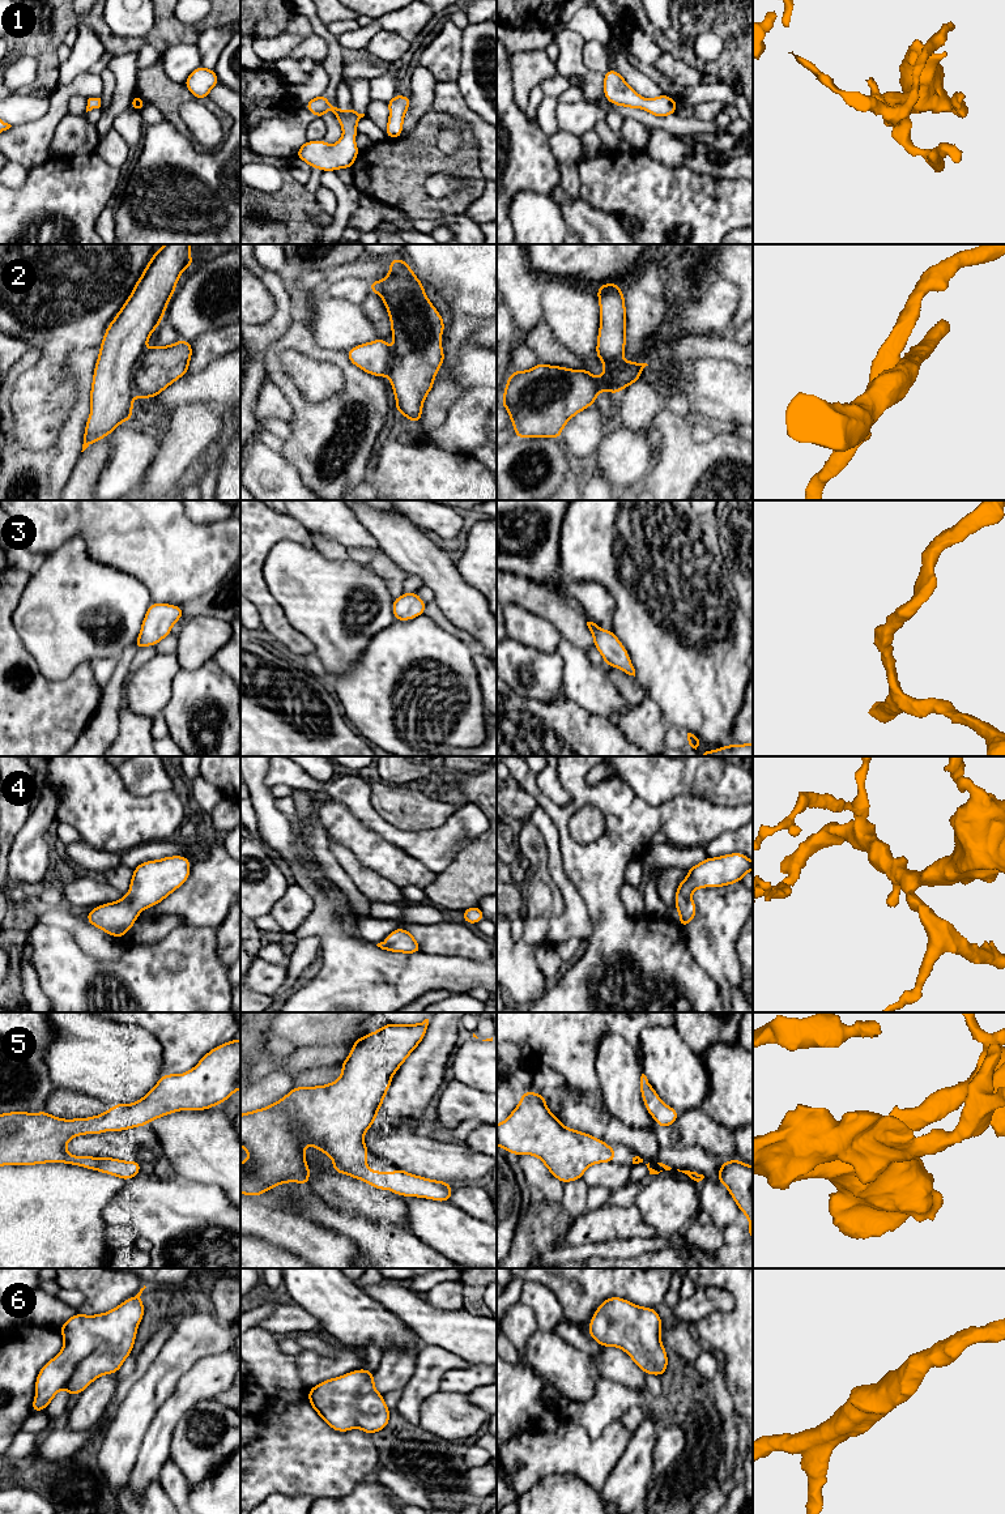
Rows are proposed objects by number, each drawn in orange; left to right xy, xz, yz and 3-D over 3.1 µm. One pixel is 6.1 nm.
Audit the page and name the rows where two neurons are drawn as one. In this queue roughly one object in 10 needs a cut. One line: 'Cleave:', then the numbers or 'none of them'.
Cleave: none of them

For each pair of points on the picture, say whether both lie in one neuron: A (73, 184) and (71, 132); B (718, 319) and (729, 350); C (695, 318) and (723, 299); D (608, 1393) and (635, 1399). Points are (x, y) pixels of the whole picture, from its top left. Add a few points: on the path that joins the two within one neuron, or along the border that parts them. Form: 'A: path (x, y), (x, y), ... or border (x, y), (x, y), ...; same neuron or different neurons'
A: border (94, 150), (86, 154), (52, 156); different neurons
B: border (729, 332), (693, 335); different neurons
C: path (702, 311), (708, 310), (716, 302); same neuron
D: path (614, 1398), (629, 1398); same neuron

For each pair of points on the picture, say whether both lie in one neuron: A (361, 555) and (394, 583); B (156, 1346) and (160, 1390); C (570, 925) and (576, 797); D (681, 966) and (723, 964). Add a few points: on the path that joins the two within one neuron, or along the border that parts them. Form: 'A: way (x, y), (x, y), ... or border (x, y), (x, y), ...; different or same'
A: way (370, 558), (388, 574); same
B: border (174, 1329), (147, 1372), (139, 1380); different
C: border (561, 854), (562, 870), (582, 898), (587, 911); different
D: border (682, 939), (695, 962), (714, 980), (719, 989); different

